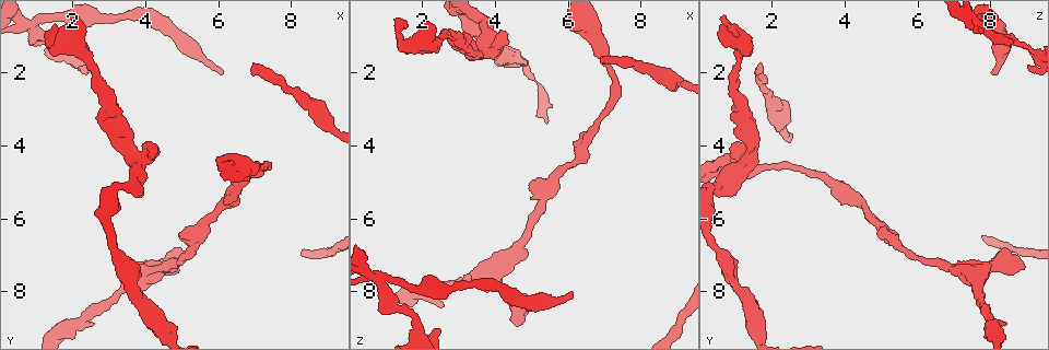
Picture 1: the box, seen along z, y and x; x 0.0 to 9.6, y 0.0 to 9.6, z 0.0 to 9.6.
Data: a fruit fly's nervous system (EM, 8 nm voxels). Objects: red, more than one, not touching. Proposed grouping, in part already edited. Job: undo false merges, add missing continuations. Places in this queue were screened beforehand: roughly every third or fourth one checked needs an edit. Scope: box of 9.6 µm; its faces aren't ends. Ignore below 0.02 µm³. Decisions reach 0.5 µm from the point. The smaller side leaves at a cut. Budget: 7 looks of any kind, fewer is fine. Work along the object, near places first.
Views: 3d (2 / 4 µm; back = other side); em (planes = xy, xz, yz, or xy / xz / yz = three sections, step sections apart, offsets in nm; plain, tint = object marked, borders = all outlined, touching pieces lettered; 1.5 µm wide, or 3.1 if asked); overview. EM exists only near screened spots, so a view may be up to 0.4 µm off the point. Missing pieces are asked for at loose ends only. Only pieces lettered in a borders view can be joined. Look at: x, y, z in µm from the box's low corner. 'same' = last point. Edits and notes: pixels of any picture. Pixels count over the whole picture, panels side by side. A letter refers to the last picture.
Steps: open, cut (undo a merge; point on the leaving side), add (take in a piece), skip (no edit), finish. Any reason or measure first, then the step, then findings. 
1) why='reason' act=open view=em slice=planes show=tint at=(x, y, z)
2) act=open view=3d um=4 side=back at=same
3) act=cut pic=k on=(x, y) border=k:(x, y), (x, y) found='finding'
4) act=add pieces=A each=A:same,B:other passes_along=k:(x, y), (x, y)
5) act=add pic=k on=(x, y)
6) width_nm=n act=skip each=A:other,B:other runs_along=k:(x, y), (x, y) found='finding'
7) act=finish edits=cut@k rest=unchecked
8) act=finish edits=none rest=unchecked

why='an open end' act=open view=3d um=4 at=(0.80, 1.10, 8.55)

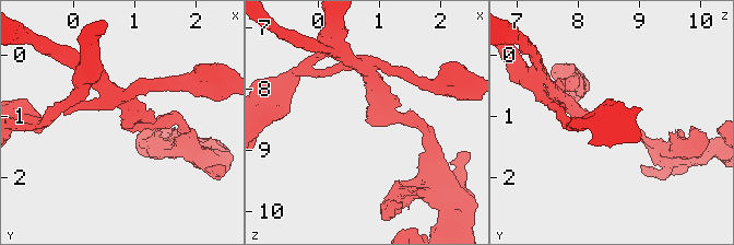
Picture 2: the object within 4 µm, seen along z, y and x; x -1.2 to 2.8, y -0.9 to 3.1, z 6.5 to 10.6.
act=open view=em slice=planes show=borders at=(0.85, 1.20, 8.55)

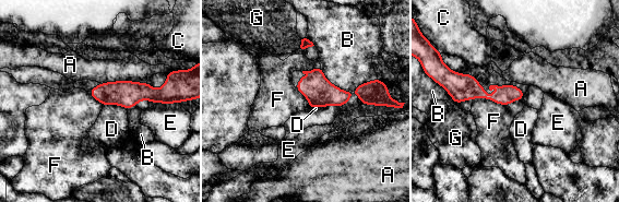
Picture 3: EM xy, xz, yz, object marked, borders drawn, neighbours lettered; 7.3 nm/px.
act=skip each=A:other,B:other,C:other,D:other,E:other,F:other,G:other border=3:(523, 97), (506, 105), (492, 102) found='no lettered piece goes on from it'

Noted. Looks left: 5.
why='branch stops here' act=open view=3d um=2 at=(6.15, 2.05, 8.10)

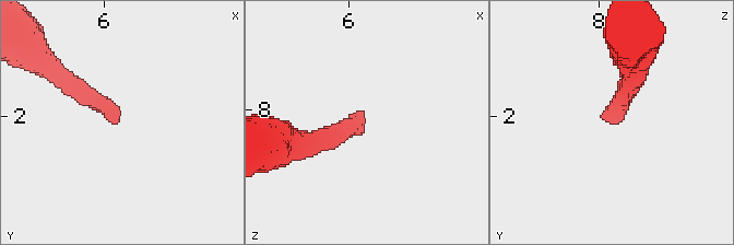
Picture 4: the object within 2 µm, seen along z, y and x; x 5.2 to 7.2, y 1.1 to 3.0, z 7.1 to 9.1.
why='need the tissue' act=open view=em slice=yz step=4 show=borders at=(6.10, 2.04, 8.04)

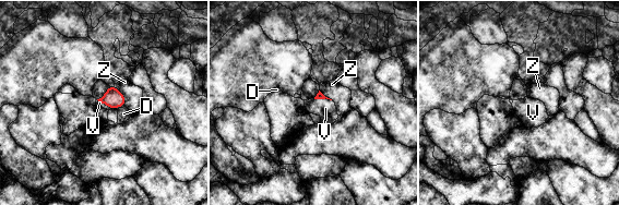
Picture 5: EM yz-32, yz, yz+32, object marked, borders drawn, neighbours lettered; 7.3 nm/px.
why='cut it another way' act=open view=em slice=planes show=borders at=same

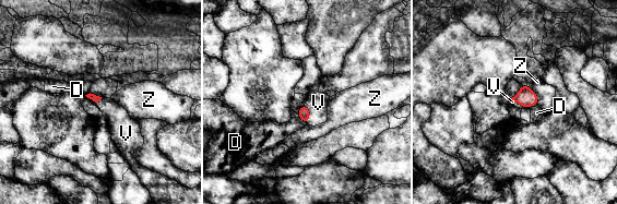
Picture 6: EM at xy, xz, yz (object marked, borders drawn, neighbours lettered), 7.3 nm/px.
longest_contact=Z:170nm act=add pieces=V each=D:other,V:same,Z:other passes_along=6:(304, 112), (309, 114), (318, 103) found='the neuron continues'

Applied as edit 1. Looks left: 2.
act=finish edits=add@6 rest=unchecked

